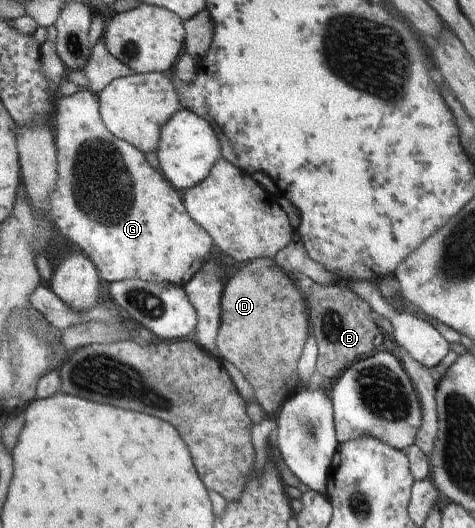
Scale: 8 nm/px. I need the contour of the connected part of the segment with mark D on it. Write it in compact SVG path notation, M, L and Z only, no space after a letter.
M255 259L233 271L222 300L222 323L216 340L222 360L233 362L253 389L257 404L271 417L285 399L295 395L296 362L308 337L302 294L275 266L273 259Z

